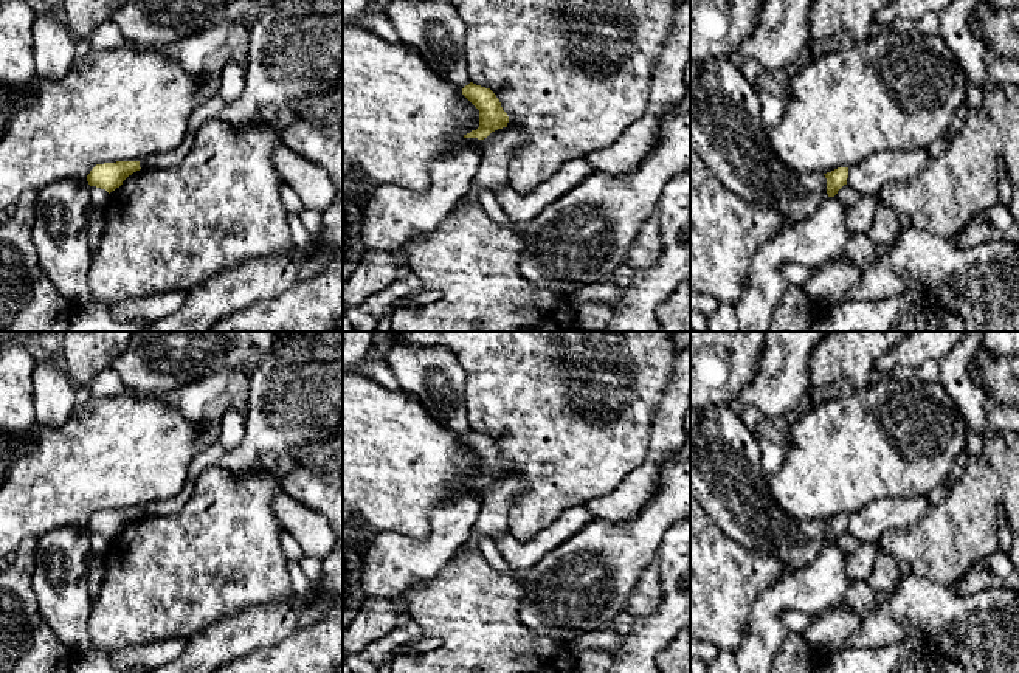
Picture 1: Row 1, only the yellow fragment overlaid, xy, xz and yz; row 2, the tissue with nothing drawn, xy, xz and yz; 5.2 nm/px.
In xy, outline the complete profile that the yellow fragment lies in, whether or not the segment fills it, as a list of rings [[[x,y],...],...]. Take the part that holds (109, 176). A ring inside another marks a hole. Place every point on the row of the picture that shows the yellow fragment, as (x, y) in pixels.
[[[116,161],[96,164],[87,175],[90,186],[105,189],[109,194],[119,188],[123,181],[140,171],[140,161]]]

